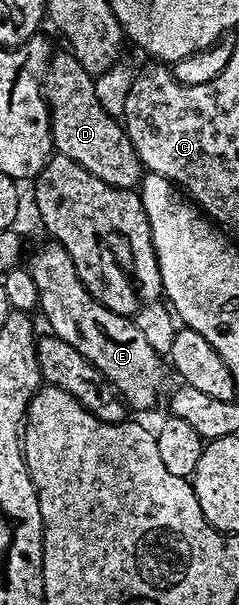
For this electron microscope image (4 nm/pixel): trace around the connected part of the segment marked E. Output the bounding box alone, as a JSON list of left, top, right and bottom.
[29,245,167,412]

